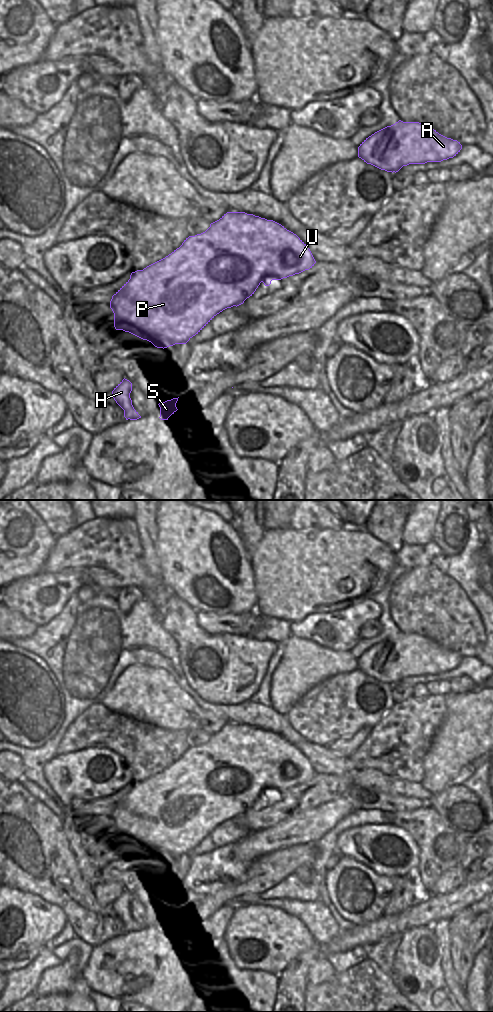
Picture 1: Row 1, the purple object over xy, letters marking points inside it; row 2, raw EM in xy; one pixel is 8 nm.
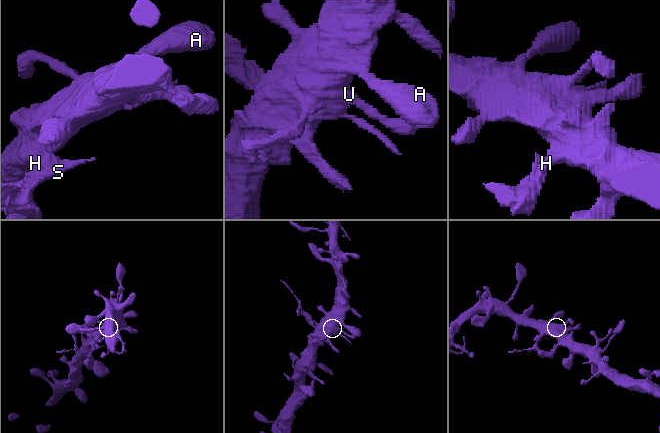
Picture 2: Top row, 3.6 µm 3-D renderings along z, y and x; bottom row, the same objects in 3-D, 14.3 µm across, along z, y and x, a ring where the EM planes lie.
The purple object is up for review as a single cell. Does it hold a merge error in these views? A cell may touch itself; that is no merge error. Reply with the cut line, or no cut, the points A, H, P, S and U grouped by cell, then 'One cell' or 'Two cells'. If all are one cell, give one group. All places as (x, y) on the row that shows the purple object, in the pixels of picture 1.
Split along xy (130, 398), (130, 412), (128, 414). Groups: A H P U / S. Two cells

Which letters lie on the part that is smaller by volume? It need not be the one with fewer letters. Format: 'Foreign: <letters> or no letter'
Foreign: S

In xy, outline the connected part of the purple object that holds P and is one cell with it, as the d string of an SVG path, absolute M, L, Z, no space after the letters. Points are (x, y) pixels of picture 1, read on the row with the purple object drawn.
M227 212L211 223L205 232L186 238L179 248L165 258L131 273L130 279L110 301L114 327L147 340L157 348L186 344L217 314L243 304L261 282L269 286L272 280L299 274L312 268L315 263L308 246L281 224L245 212Z

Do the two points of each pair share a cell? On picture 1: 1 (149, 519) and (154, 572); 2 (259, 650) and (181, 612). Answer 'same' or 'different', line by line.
1: same
2: same

